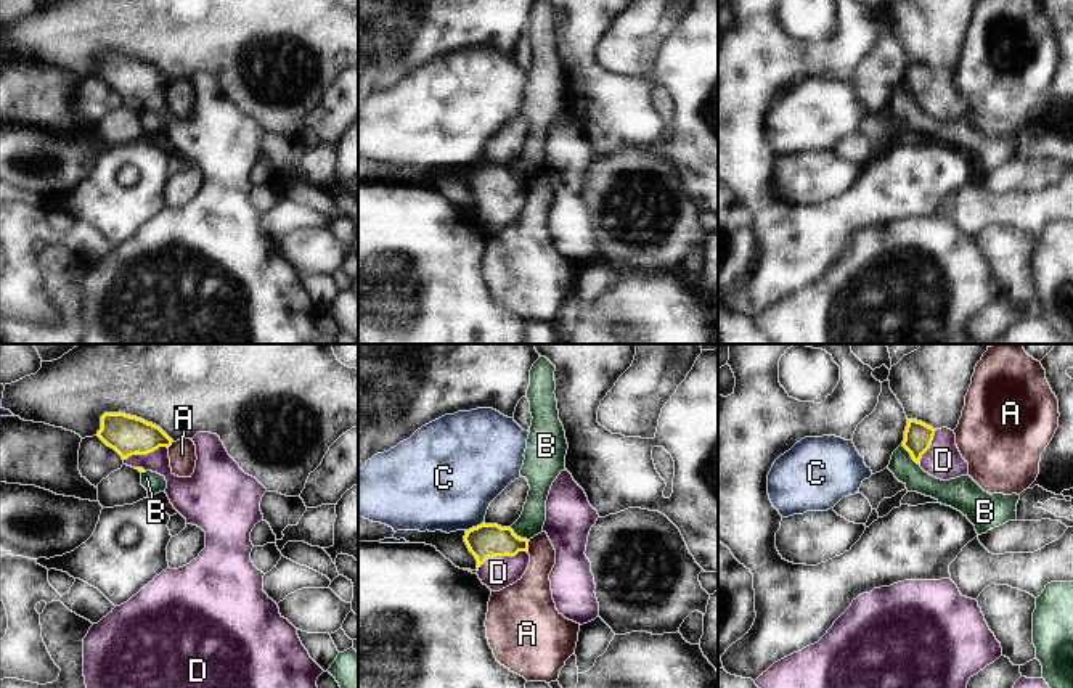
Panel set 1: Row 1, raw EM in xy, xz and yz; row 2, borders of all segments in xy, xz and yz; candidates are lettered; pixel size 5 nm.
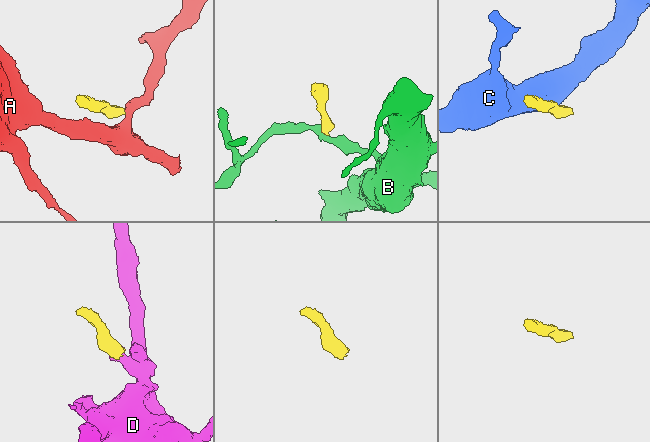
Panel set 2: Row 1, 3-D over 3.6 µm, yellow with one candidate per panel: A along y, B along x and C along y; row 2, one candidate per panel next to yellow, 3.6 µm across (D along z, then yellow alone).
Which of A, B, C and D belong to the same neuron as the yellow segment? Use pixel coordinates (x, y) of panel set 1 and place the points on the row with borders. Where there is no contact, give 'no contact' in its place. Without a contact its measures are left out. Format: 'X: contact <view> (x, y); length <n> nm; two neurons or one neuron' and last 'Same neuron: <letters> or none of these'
A: contact xz (527, 547); length 70 nm; two neurons
B: contact xz (519, 537); length 120 nm; two neurons
C: contact xz (474, 528); length 100 nm; two neurons
D: contact xz (501, 555); length 280 nm; one neuron
Same neuron: D

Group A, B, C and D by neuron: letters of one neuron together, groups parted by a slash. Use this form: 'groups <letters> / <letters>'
groups A / B / C / D

